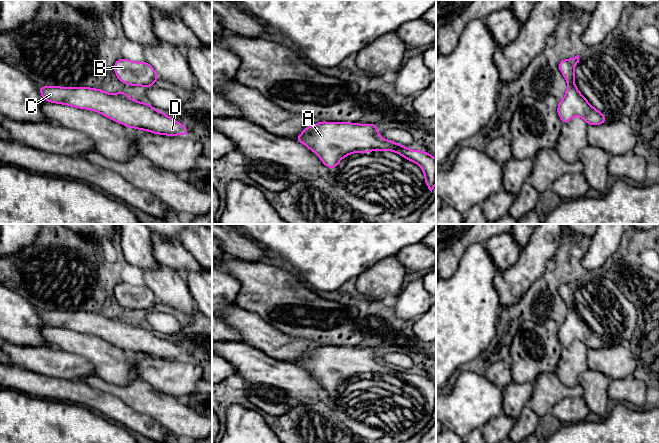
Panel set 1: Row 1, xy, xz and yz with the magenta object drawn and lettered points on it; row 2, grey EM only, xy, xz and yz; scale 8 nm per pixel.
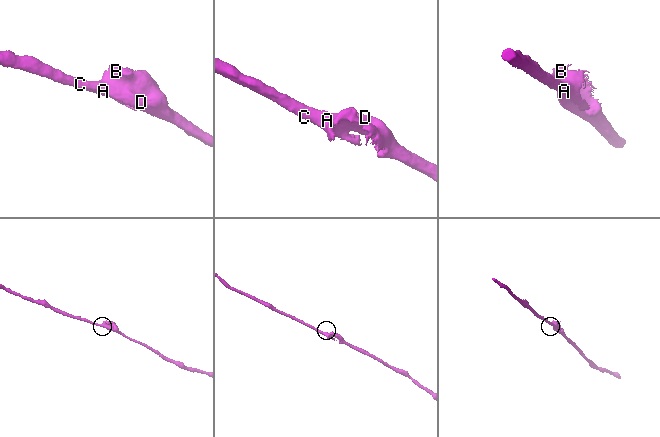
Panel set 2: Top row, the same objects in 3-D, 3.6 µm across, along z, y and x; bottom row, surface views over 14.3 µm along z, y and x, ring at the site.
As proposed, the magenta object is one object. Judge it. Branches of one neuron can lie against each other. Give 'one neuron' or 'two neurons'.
one neuron

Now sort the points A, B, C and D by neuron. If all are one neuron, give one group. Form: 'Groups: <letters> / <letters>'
Groups: A B C D

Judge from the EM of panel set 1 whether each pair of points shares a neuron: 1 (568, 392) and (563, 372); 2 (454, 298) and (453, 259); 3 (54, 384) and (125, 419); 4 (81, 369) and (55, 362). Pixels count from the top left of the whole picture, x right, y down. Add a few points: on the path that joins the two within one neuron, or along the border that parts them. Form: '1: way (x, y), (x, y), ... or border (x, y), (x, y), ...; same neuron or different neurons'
1: border (555, 373), (567, 386), (578, 384); different neurons
2: border (464, 253), (456, 270), (446, 279); different neurons
3: way (72, 391), (107, 405); same neuron
4: way (75, 367), (61, 364); same neuron

